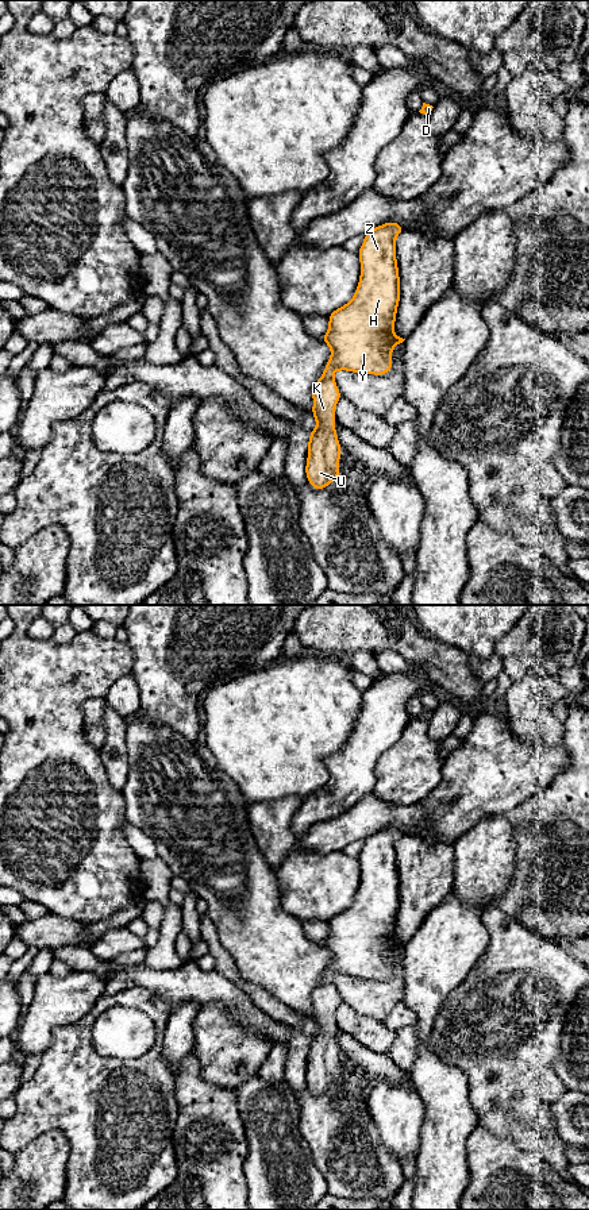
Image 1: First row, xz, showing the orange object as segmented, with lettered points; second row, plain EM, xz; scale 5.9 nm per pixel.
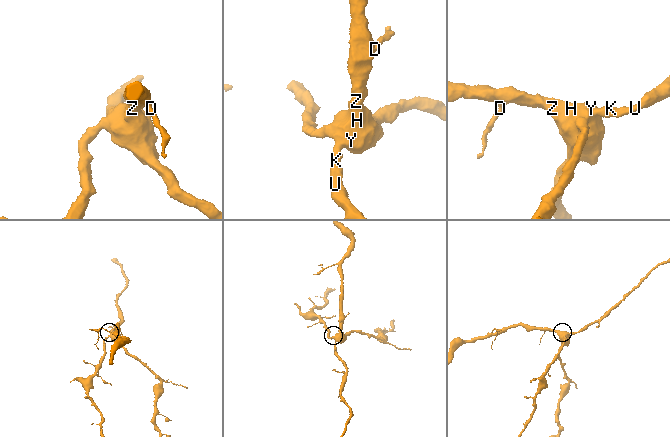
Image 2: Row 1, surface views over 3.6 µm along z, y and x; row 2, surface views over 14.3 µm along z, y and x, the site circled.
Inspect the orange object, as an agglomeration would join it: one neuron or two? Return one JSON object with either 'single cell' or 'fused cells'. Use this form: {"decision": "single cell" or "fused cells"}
{"decision": "single cell"}

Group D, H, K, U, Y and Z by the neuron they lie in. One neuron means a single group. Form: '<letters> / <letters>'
D H K U Y Z

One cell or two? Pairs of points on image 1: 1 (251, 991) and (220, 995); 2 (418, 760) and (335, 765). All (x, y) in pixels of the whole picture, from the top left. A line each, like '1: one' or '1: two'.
1: two
2: two

